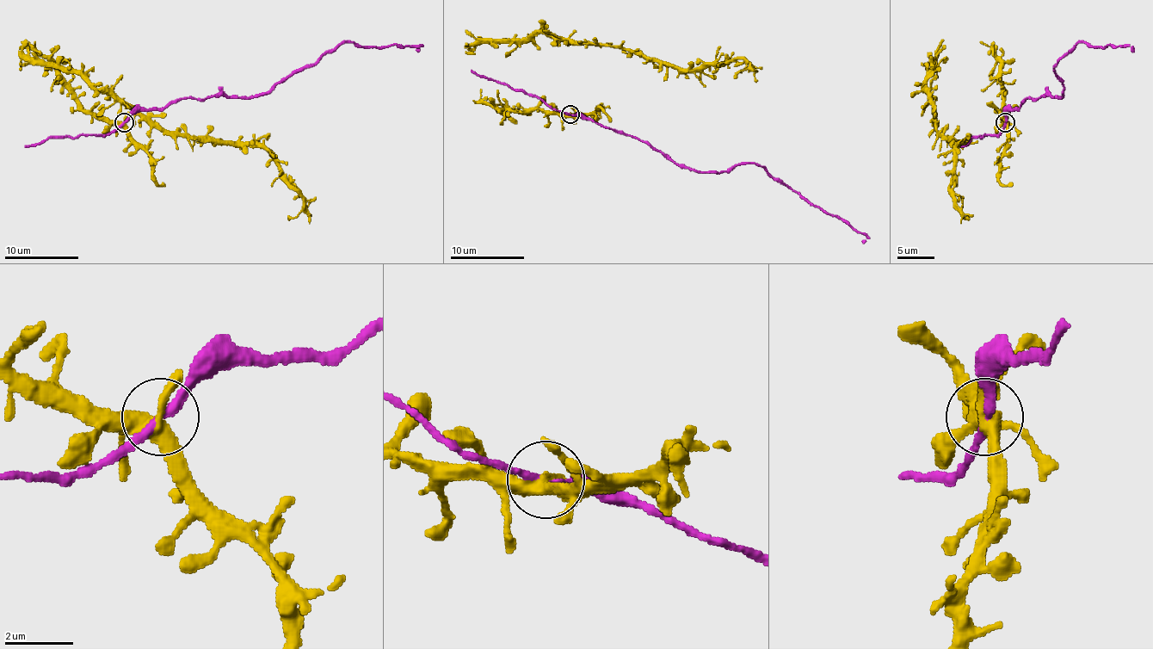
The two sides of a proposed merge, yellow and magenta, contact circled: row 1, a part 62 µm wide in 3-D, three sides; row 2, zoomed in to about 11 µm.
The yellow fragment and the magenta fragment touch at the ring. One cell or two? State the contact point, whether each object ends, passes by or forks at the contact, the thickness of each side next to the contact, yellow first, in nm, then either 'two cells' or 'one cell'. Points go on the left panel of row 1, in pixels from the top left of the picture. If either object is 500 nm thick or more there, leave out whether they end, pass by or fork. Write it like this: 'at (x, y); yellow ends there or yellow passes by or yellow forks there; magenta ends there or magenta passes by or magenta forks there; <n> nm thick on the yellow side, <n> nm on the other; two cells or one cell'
at (124, 122); yellow forks there; magenta passes by; 360 nm thick on the yellow side, 240 nm on the other; one cell

